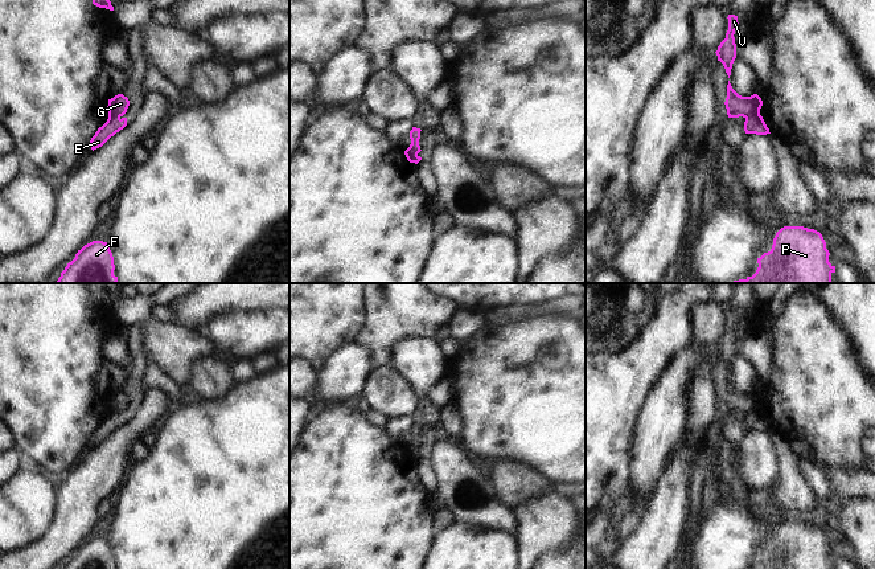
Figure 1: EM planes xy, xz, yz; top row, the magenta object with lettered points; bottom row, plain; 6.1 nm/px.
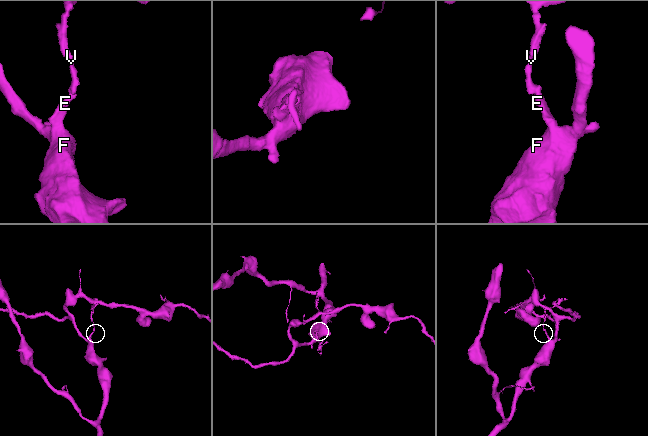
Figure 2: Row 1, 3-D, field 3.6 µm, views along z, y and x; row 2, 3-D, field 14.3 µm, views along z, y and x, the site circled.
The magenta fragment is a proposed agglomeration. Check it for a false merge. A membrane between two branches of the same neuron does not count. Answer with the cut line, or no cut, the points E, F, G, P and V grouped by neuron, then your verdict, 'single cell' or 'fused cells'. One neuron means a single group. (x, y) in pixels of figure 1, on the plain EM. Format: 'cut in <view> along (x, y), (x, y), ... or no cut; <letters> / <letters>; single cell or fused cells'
cut in yz along (759, 409), (746, 416); E F P / G V; fused cells

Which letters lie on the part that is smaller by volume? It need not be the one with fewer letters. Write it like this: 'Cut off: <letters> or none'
Cut off: G, V

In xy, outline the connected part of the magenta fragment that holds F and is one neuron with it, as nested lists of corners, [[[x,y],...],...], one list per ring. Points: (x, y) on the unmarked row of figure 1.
[[[93,537],[78,547],[62,569],[114,569],[114,566],[114,553],[107,539]]]

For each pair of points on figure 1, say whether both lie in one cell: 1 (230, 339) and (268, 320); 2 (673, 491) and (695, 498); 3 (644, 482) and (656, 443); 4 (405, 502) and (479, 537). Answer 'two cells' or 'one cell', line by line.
1: one cell
2: two cells
3: one cell
4: two cells

